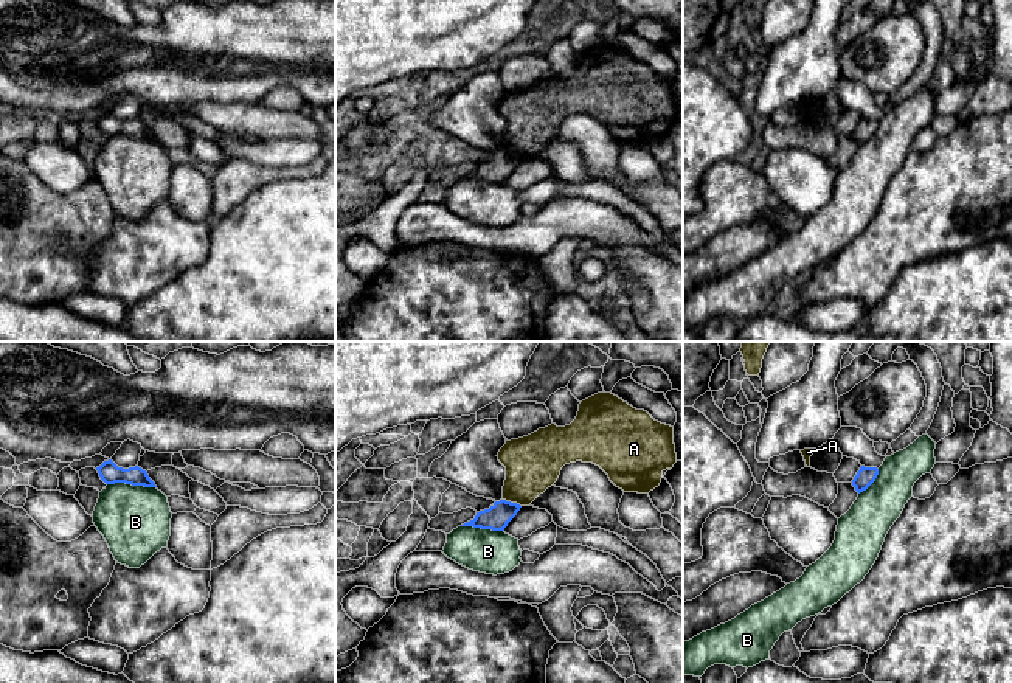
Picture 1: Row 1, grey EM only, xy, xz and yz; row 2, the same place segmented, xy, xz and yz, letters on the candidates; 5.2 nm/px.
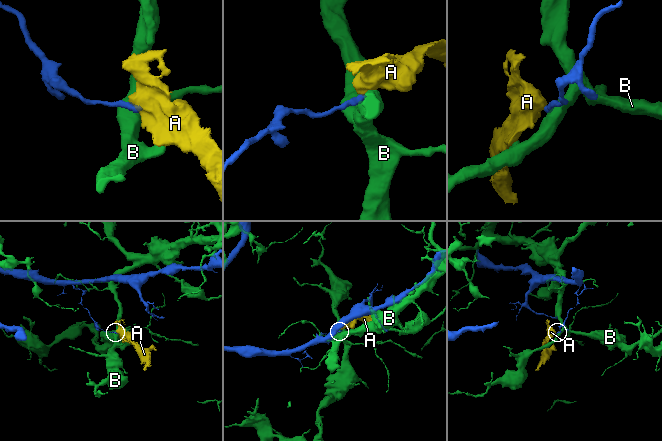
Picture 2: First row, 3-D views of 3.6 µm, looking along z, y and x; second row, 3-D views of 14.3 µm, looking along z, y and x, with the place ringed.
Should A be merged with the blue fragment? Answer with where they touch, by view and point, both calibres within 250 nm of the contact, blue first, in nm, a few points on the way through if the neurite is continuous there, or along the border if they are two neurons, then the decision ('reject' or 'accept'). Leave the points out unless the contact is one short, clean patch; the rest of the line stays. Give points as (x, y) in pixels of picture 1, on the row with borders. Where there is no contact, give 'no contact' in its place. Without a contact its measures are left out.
contact xz (512, 503); calibres 130 and 300 nm; border xz (503, 499), (520, 506); reject

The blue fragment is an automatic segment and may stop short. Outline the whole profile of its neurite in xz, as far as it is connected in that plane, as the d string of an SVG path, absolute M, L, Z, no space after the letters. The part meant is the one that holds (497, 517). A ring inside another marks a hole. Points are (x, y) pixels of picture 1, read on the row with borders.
M506 500L495 501L489 509L477 512L475 518L461 525L481 529L504 531L508 523L520 511L520 504Z

